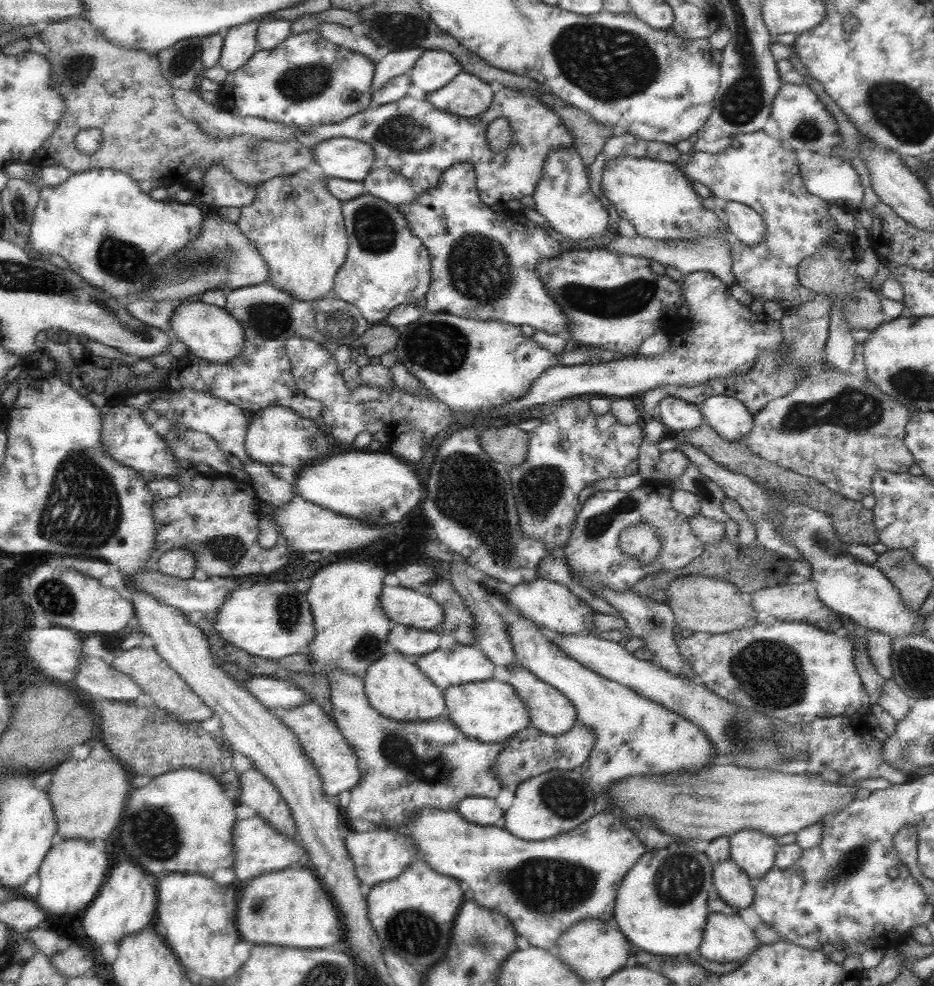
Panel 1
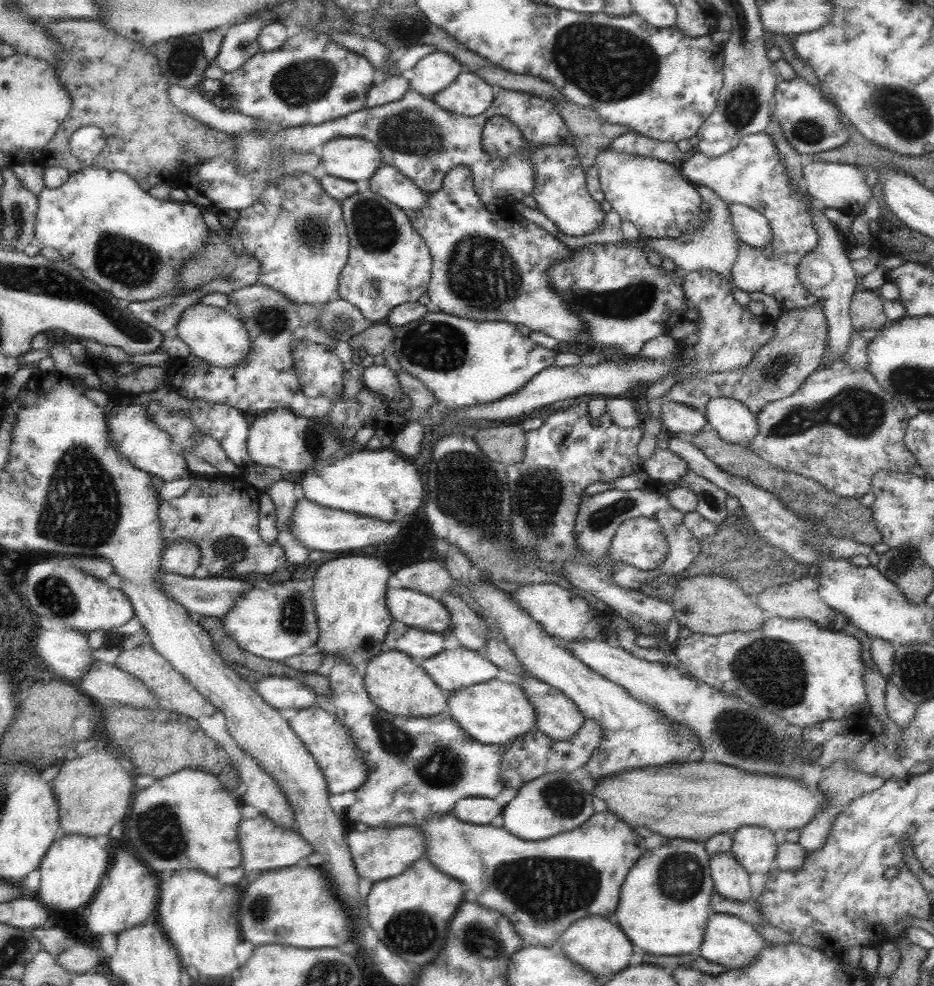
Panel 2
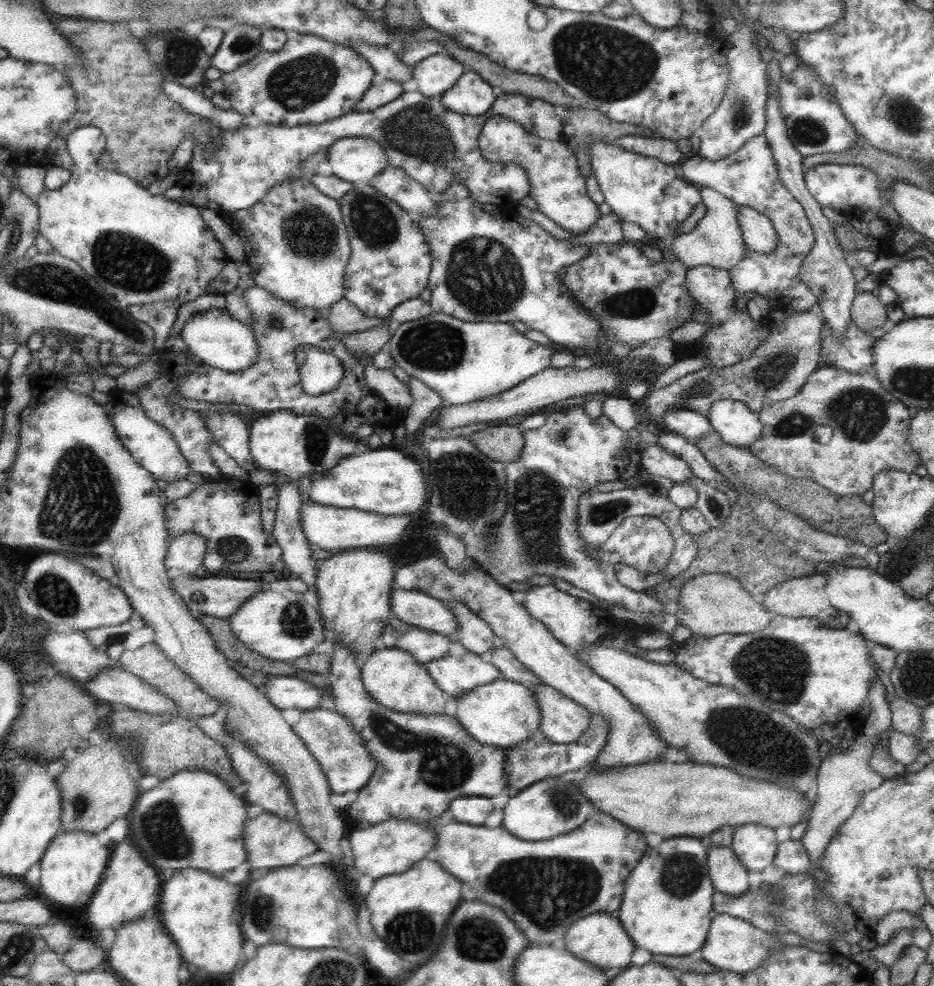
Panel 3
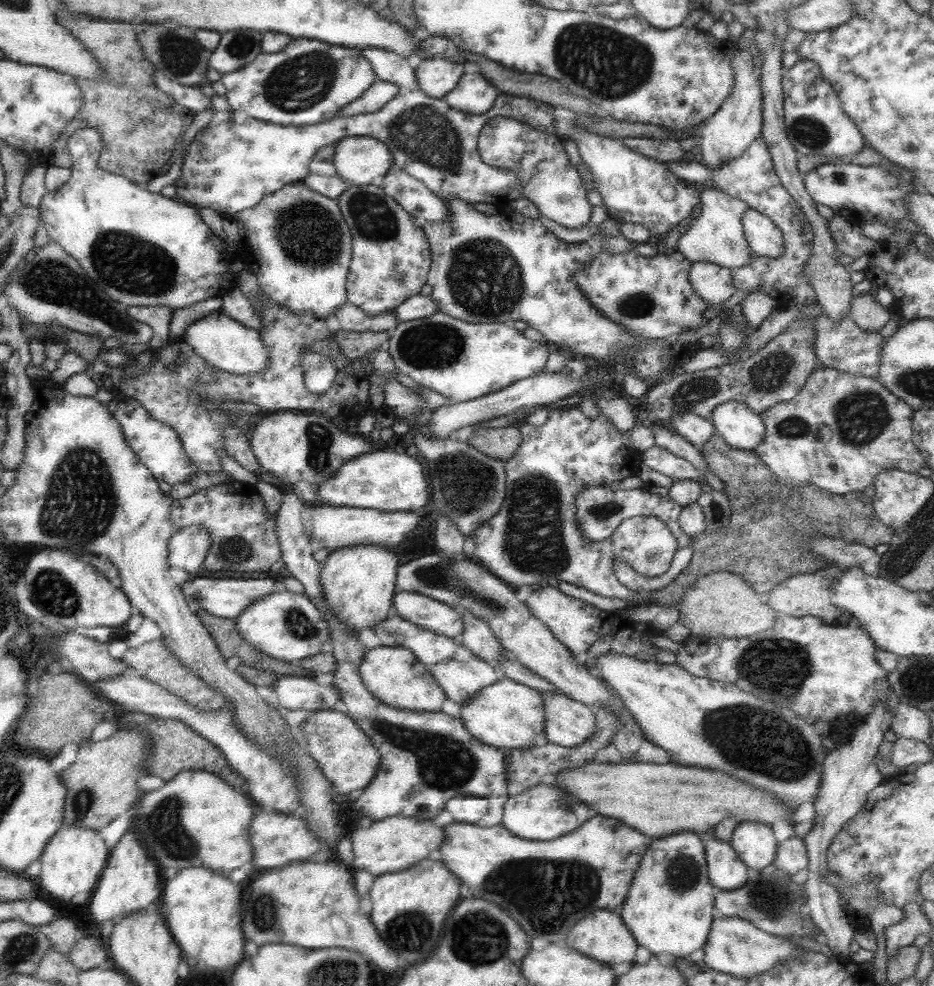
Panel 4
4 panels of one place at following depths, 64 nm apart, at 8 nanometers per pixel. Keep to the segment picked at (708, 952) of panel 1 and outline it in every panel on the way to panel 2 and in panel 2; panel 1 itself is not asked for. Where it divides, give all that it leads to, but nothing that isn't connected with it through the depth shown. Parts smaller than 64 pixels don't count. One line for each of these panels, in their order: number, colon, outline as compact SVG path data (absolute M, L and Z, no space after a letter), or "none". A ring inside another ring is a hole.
2: M713 914L707 922L705 936L703 936L703 942L701 942L701 948L697 950L697 954L701 958L705 958L707 962L725 966L727 970L741 970L741 968L749 966L751 962L755 962L755 958L767 946L769 946L769 942L755 932L755 926L743 922L741 918L729 916L729 914Z

